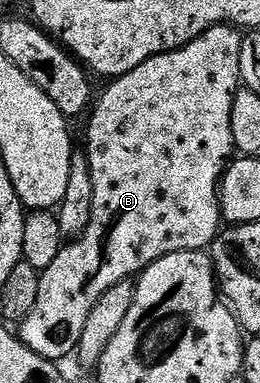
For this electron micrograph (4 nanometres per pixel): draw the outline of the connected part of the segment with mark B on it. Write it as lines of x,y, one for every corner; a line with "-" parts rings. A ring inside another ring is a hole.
218,25
209,31
205,31
197,39
193,39
185,47
174,49
168,53
162,53
156,57
150,57
141,67
133,67
125,75
114,78
111,85
103,93
103,98
94,102
90,110
91,122
87,125
87,146
85,152
89,159
89,167
93,175
93,219
89,219
89,227
81,236
74,238
70,243
64,244
63,250
49,263
49,267
42,270
39,275
39,286
37,287
37,303
33,311
21,322
17,329
17,336
29,346
37,355
56,363
62,362
62,357
67,357
76,352
81,339
81,330
85,328
89,315
93,312
93,306
97,299
122,281
138,278
147,266
153,264
157,259
174,253
198,253
210,250
216,237
221,232
221,210
219,207
219,182
223,180
223,172
227,169
233,154
236,152
233,143
233,131
231,130
231,112
233,111
233,99
235,92
241,88
239,79
239,64
241,63
241,43
244,34
234,25

